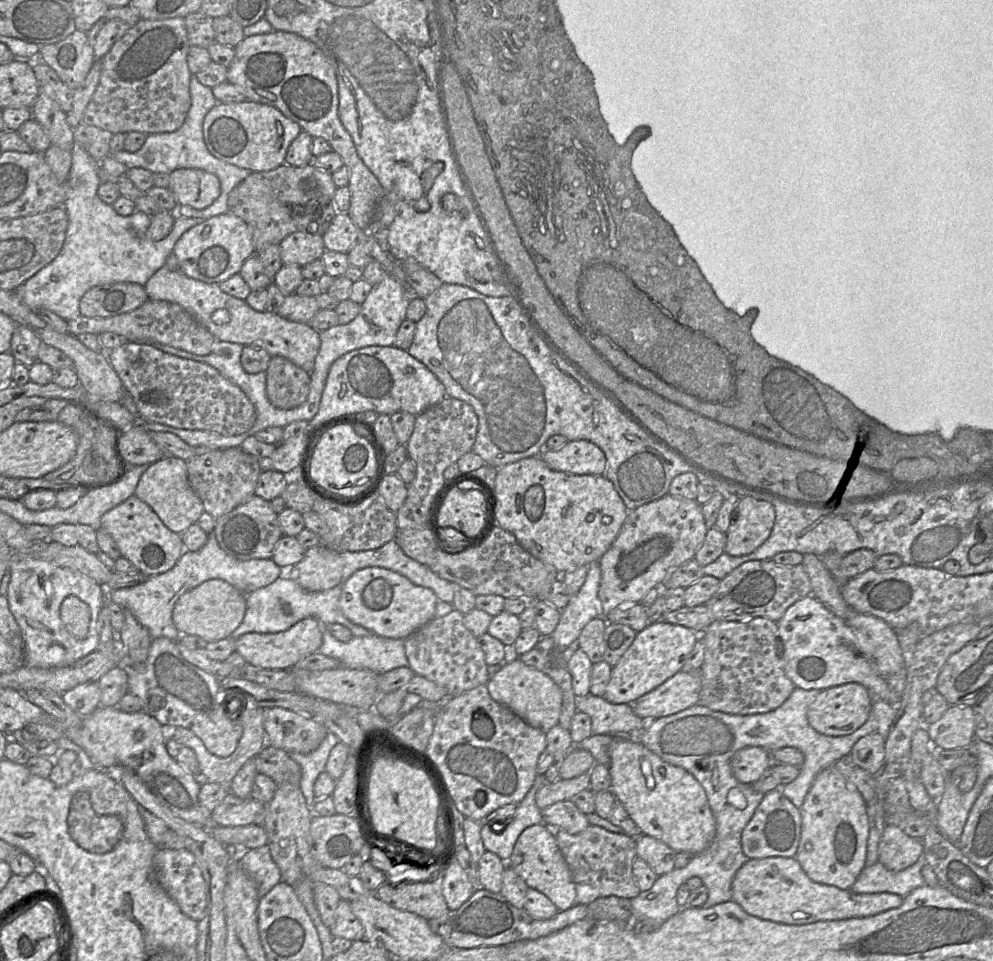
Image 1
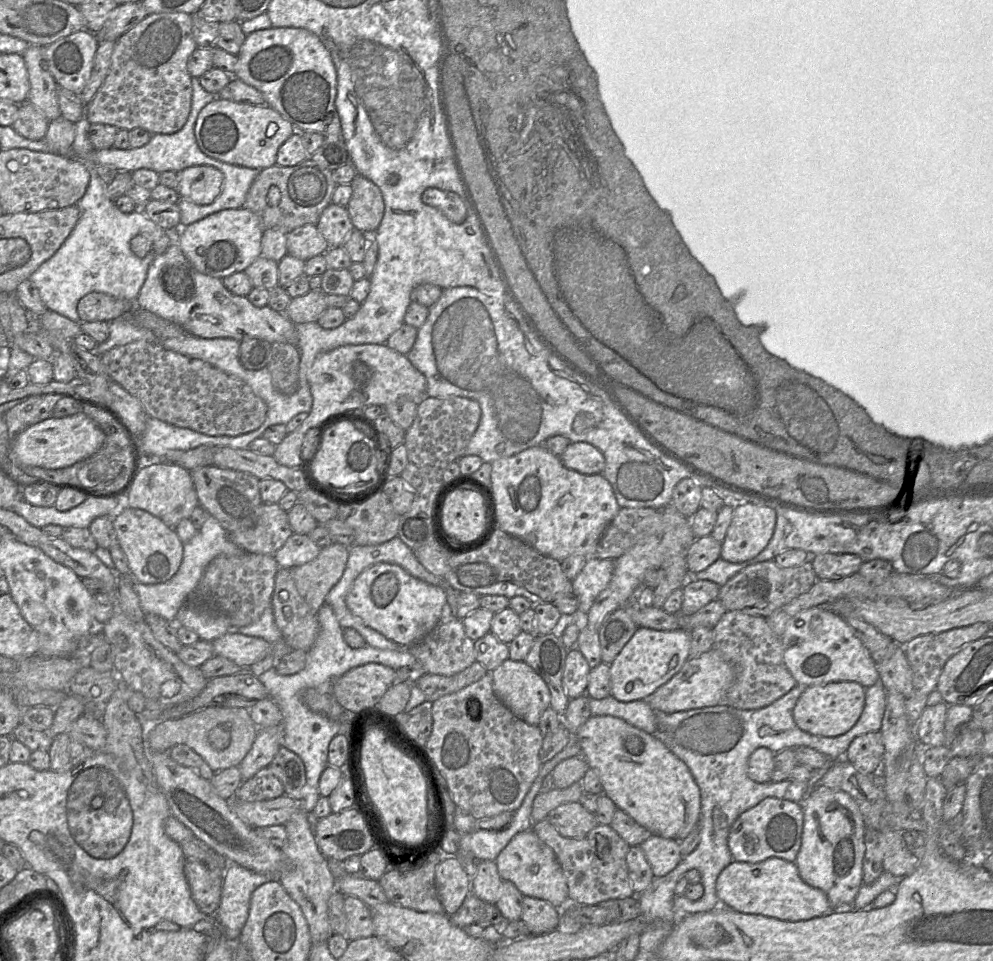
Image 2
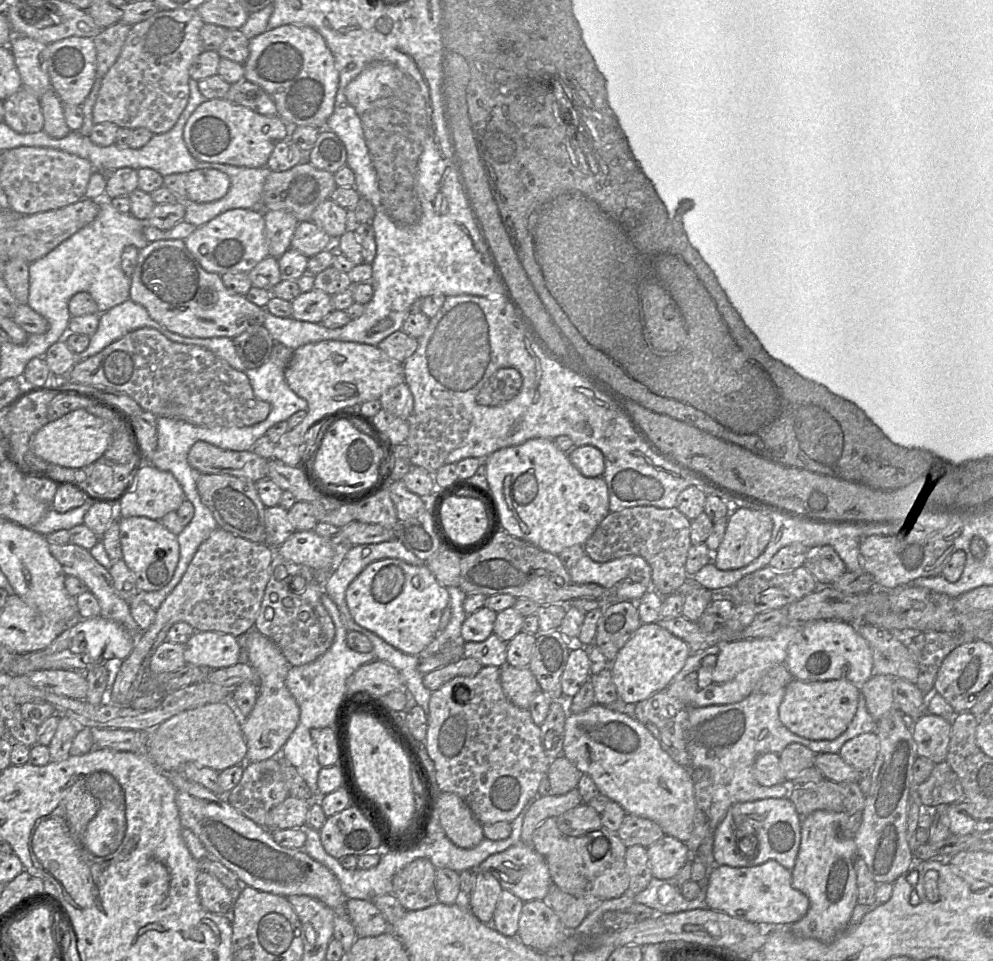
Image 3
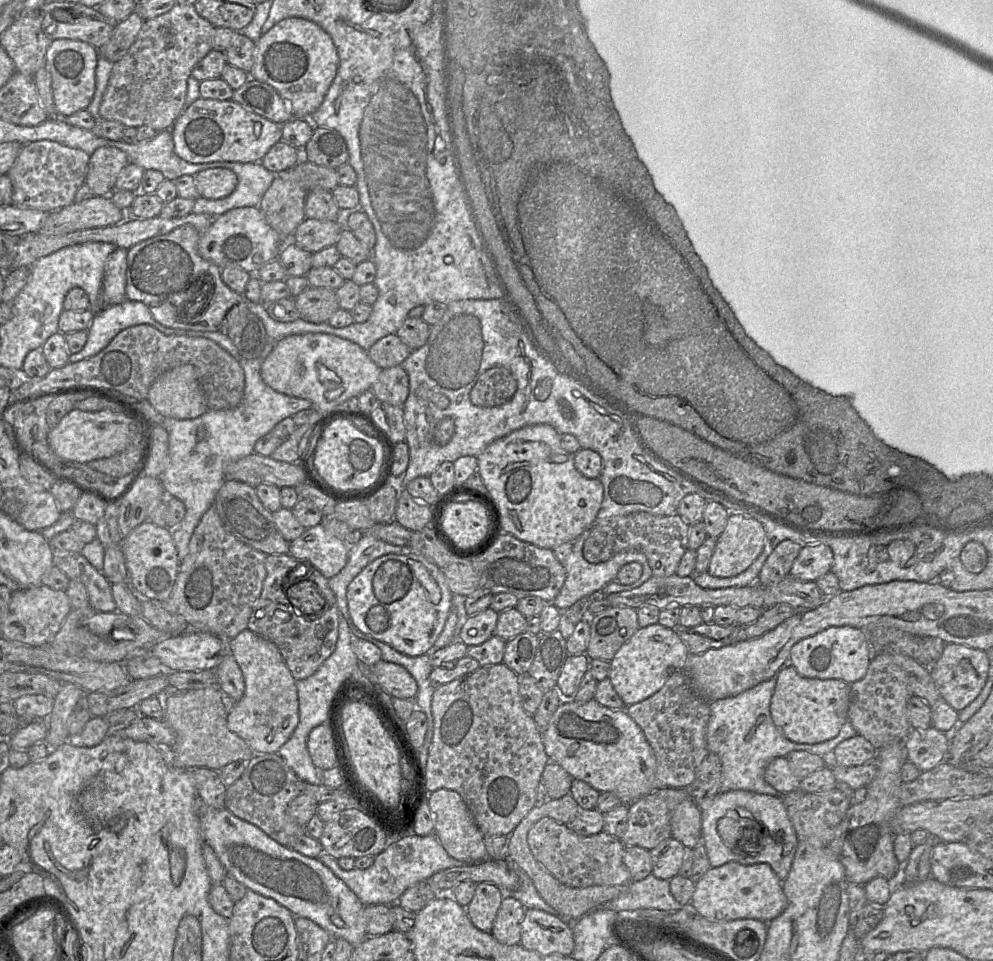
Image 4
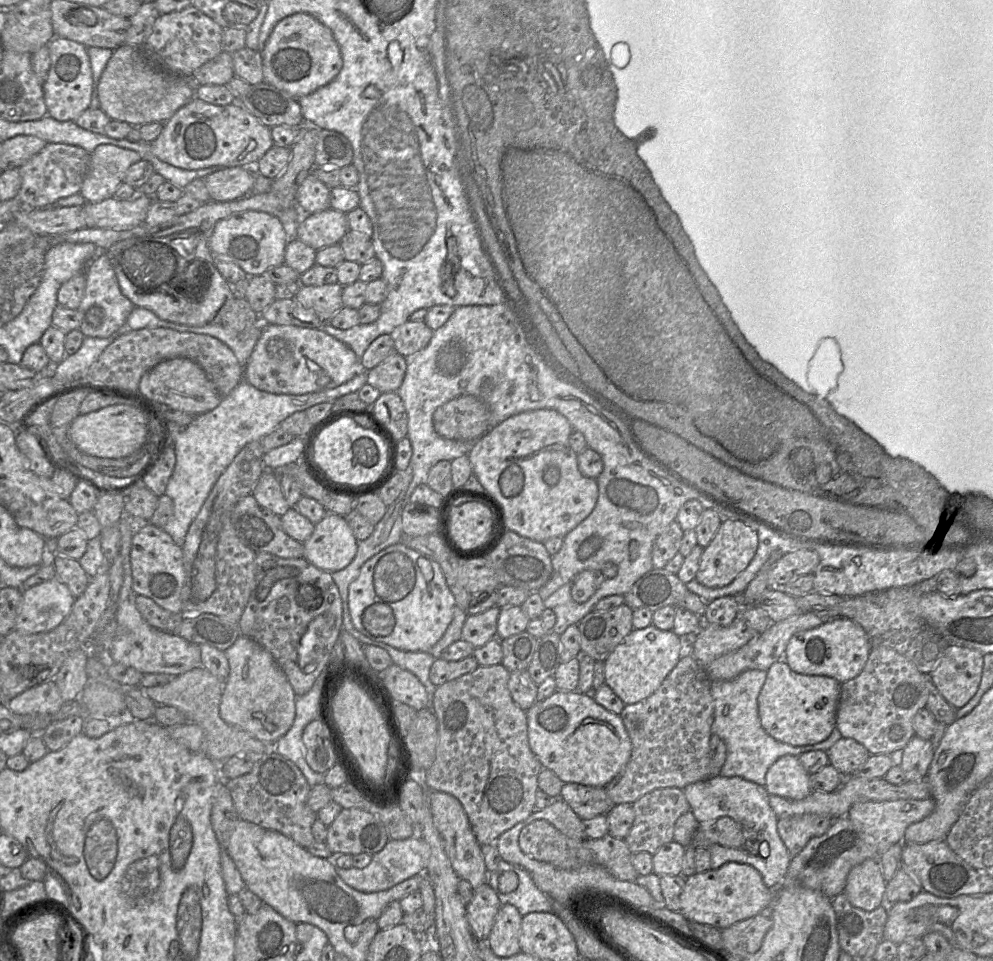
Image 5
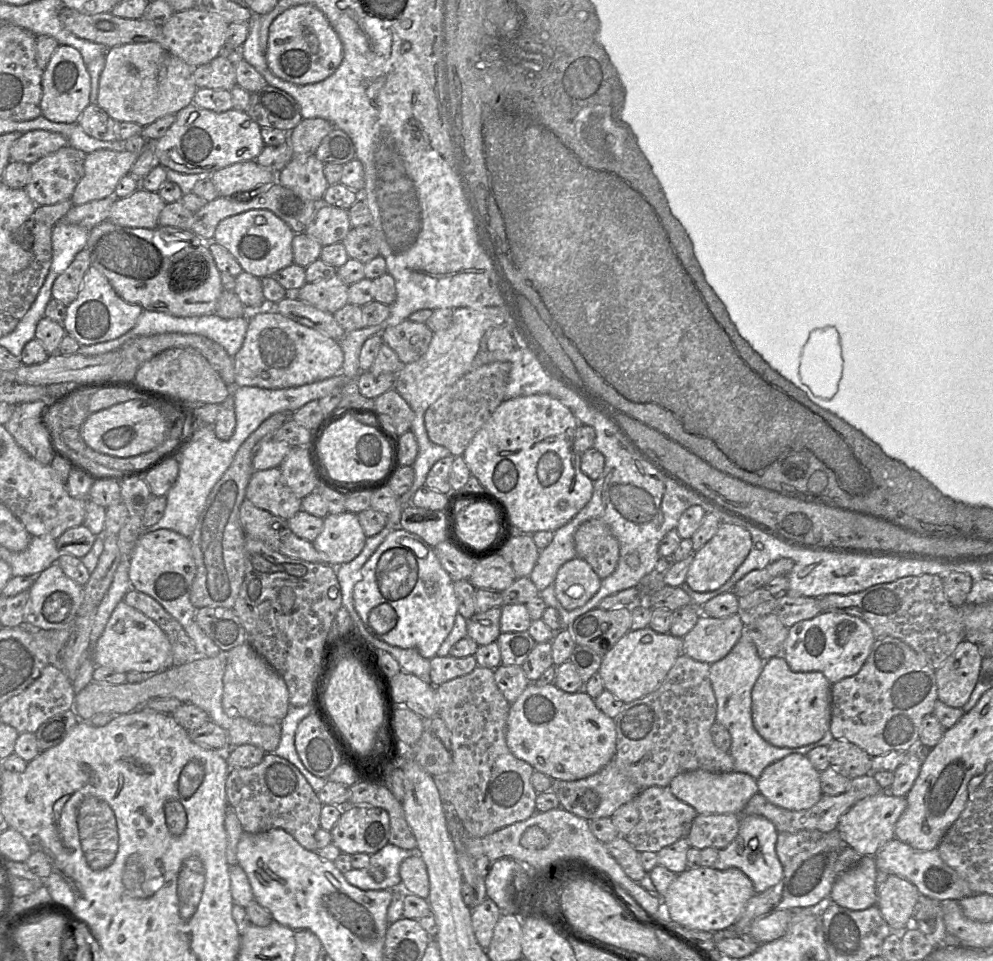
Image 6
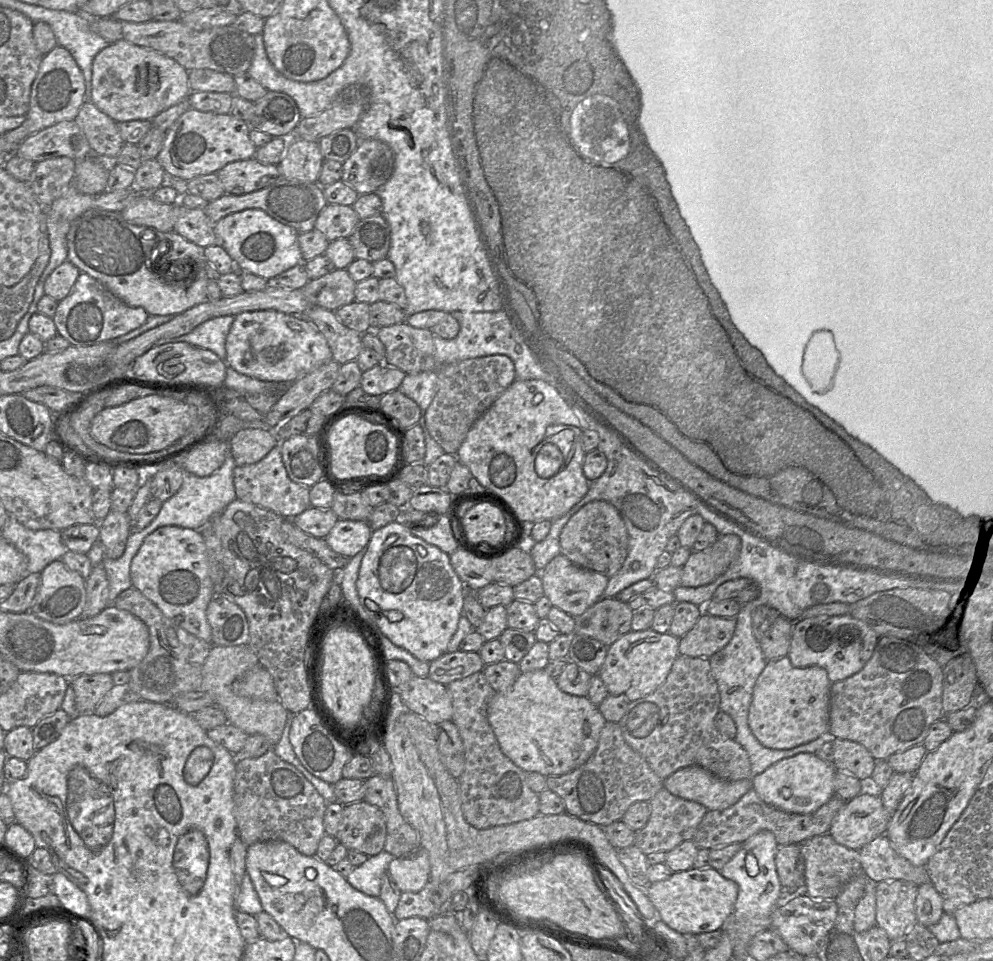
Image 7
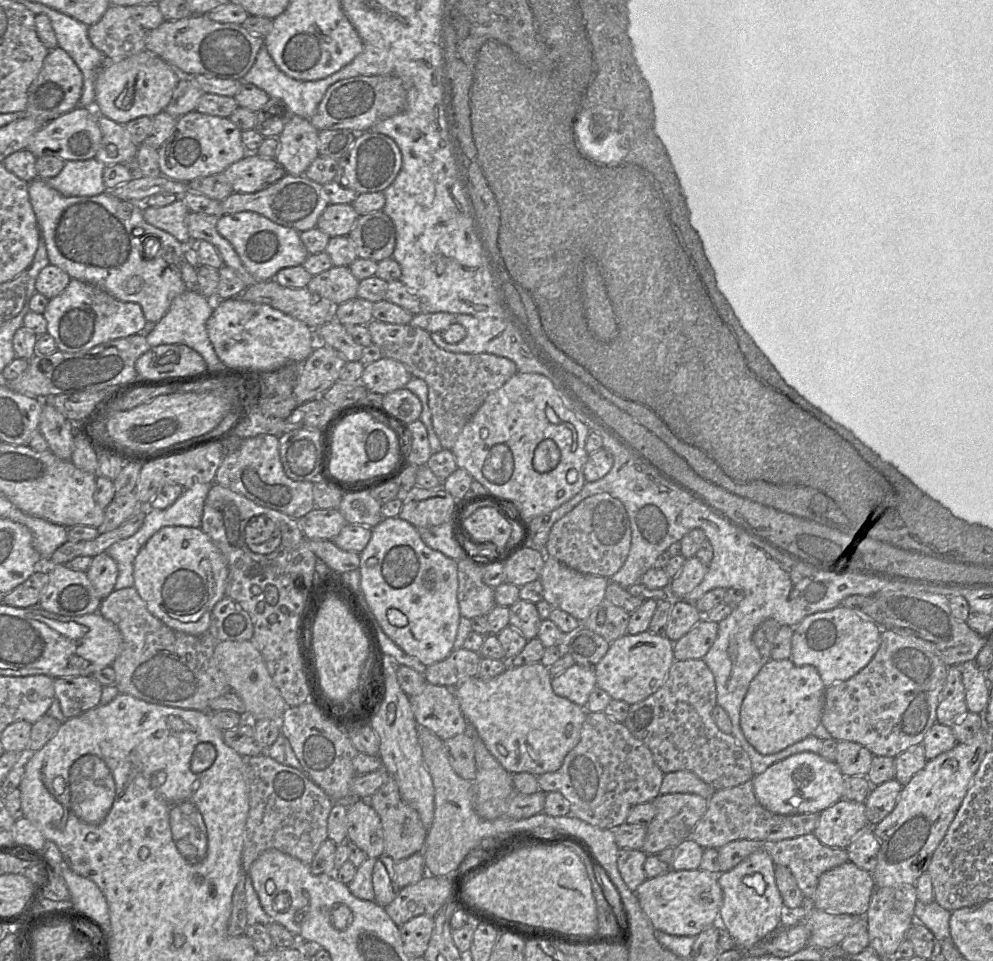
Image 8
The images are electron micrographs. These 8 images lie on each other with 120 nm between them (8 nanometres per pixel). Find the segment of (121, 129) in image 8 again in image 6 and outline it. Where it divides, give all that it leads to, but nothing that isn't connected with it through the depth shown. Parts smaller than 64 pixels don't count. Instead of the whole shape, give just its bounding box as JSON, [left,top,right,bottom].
[77,104,118,141]

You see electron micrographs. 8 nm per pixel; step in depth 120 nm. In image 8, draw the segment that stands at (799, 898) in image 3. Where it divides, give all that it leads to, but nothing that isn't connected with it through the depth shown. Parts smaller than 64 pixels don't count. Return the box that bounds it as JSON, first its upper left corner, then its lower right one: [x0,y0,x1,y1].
[634,870,723,936]

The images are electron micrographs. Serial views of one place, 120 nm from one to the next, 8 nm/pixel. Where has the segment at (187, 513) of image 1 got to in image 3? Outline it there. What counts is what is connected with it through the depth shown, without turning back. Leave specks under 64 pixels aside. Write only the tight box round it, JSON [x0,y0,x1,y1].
[117,462,184,521]

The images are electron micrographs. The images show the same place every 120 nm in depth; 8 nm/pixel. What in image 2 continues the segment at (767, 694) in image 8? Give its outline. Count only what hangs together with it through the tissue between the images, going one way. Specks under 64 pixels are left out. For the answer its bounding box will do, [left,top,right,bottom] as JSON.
[793,682,865,736]

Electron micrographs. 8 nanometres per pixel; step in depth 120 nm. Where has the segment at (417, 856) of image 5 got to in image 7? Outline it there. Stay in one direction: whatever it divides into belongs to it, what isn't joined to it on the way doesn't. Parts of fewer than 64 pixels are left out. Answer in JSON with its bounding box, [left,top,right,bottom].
[345,850,394,897]

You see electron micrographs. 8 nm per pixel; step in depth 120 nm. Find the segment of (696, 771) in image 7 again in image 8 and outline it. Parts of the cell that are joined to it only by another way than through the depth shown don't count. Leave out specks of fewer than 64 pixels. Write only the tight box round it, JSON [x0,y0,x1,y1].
[660,771,716,799]

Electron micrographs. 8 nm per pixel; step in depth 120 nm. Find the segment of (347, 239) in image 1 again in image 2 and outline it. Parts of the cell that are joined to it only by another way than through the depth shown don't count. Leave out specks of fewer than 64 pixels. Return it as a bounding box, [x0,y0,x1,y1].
[316,203,355,247]

